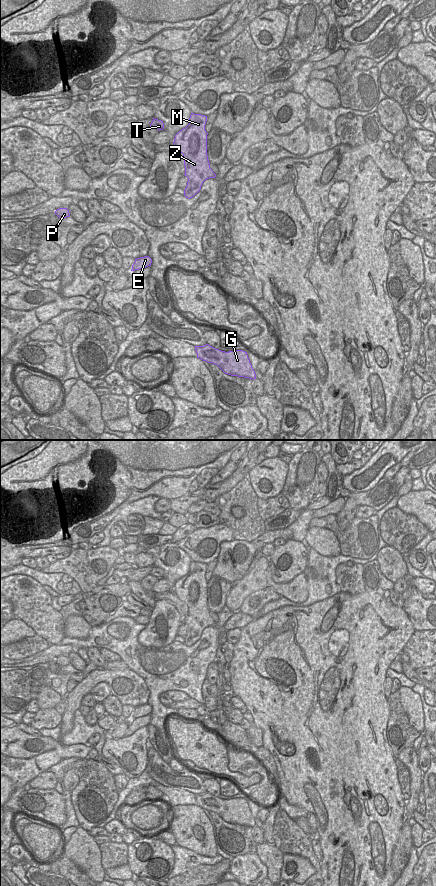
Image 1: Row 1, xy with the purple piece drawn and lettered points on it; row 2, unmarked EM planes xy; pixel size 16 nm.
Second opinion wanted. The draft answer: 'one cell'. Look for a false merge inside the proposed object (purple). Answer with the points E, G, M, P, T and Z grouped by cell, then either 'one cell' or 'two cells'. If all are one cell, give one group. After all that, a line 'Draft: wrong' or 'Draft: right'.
E G M P T Z | one cell
Draft: right

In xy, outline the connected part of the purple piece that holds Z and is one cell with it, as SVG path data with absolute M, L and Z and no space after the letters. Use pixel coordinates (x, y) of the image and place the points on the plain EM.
M191 561L189 572L175 583L173 590L183 602L184 624L188 626L184 644L188 647L200 639L205 628L216 625L207 603L206 569L207 564Z

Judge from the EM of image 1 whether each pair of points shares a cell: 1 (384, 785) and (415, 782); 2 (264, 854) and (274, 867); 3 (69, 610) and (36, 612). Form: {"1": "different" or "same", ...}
{"1": "different", "2": "same", "3": "different"}

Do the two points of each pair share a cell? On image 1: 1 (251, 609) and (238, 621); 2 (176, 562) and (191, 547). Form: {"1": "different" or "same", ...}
{"1": "different", "2": "different"}

